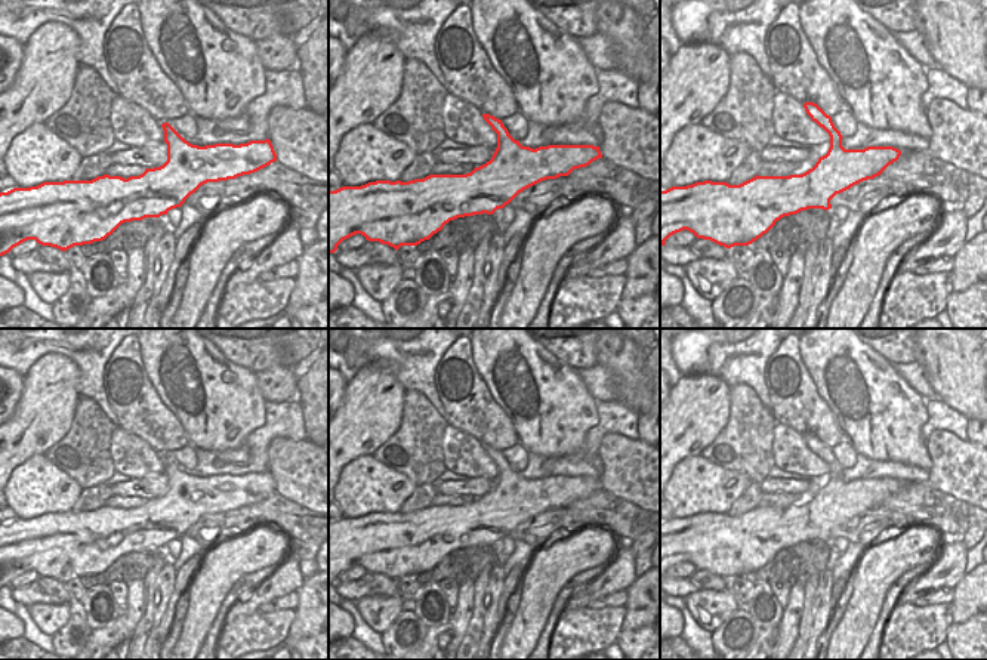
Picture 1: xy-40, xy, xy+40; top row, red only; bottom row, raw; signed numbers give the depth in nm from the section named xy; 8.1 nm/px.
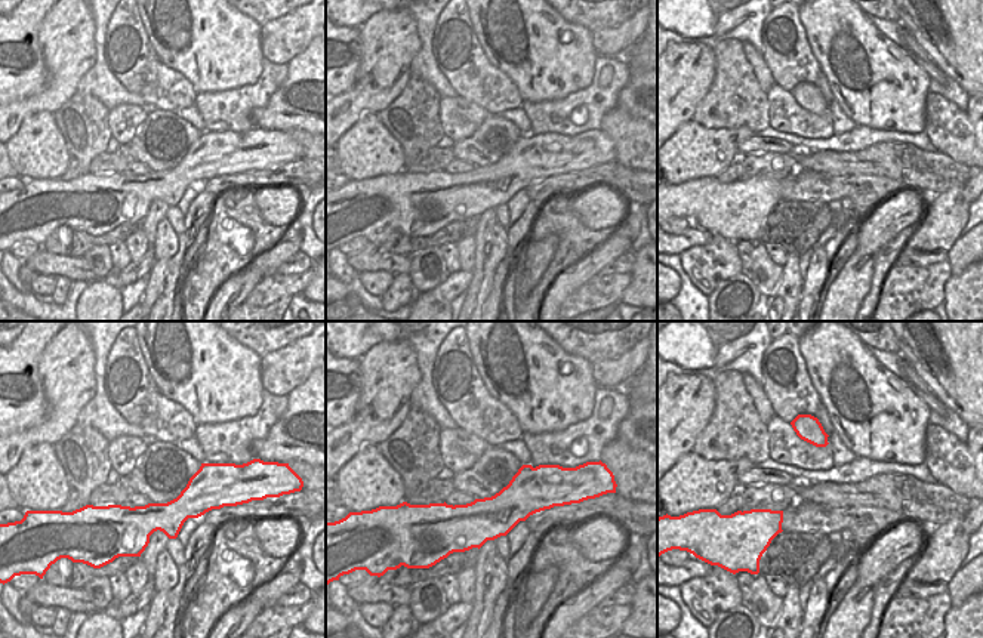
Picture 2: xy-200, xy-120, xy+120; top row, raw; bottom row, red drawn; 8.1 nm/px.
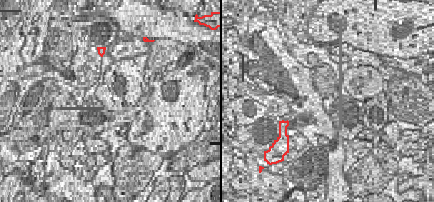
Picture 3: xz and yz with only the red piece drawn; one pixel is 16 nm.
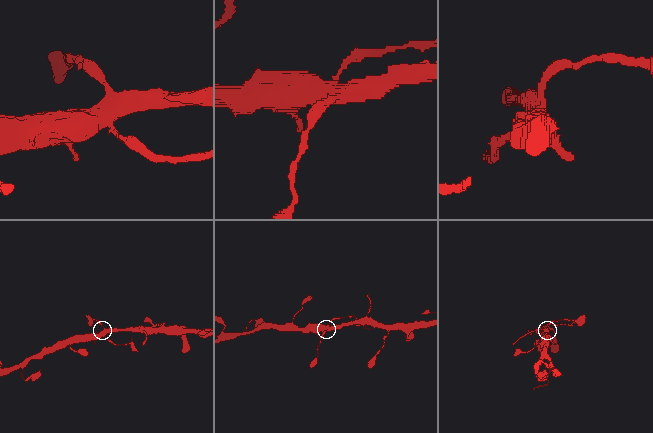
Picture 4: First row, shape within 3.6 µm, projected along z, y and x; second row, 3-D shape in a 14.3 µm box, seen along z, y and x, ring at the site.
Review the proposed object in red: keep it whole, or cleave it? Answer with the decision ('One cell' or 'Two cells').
One cell

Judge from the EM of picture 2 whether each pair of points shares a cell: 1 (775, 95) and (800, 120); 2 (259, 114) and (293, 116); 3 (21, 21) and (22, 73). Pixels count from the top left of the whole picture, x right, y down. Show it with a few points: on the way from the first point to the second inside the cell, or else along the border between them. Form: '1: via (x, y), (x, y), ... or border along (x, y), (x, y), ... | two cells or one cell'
1: via (782, 101), (792, 113) | one cell
2: via (268, 116), (284, 116) | one cell
3: via (33, 34), (36, 61) | one cell

